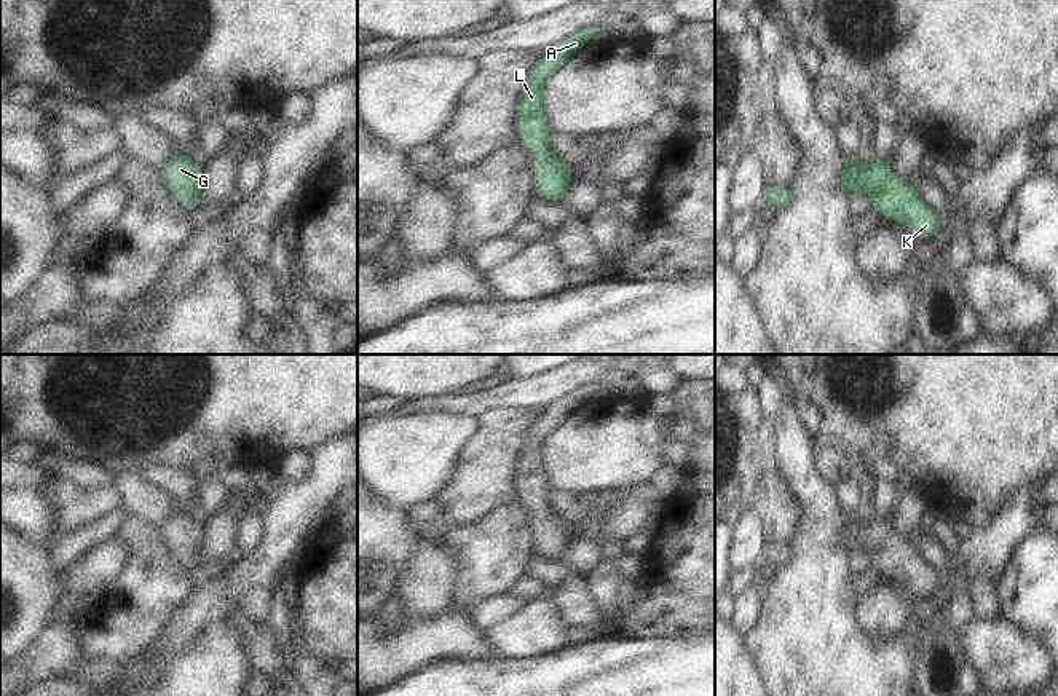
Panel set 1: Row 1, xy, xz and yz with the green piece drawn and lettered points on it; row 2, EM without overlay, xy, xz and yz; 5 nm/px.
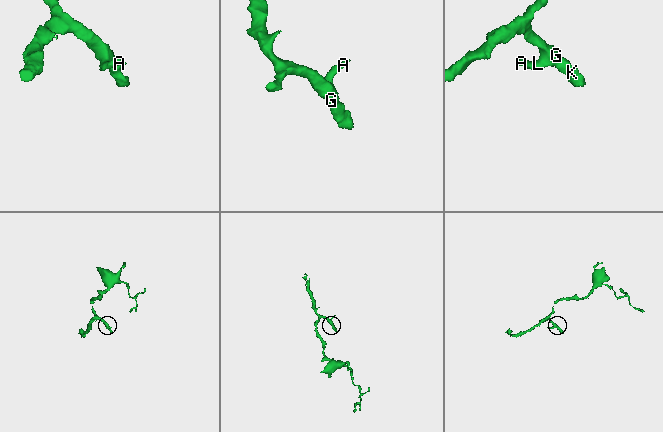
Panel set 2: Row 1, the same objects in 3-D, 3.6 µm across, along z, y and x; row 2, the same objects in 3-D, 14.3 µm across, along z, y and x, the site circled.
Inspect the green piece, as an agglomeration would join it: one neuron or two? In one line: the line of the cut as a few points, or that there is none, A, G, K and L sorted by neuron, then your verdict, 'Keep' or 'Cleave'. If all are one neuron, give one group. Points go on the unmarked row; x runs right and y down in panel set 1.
No split. Groups: A G K L. Keep

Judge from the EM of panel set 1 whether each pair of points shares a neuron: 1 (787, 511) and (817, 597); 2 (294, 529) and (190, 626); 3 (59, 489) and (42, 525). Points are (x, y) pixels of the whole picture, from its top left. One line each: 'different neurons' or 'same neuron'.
1: different neurons
2: same neuron
3: different neurons

